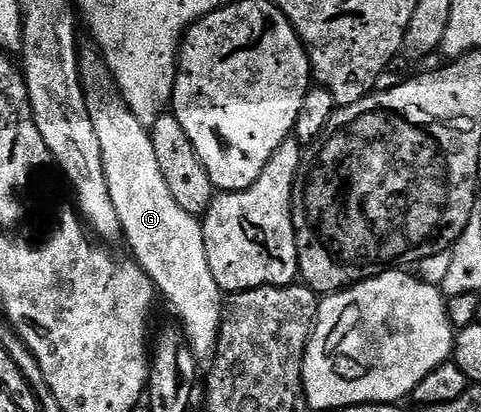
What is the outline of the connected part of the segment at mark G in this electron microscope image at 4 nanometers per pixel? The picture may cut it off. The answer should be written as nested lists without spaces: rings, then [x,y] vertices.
[[[88,47],[78,51],[81,85],[91,124],[99,140],[104,174],[111,202],[119,215],[122,237],[132,252],[134,263],[144,270],[158,293],[175,308],[193,355],[198,361],[208,361],[217,348],[225,294],[207,262],[204,225],[198,217],[182,210],[175,198],[171,198],[171,190],[156,160],[148,127],[131,114],[100,51]]]

